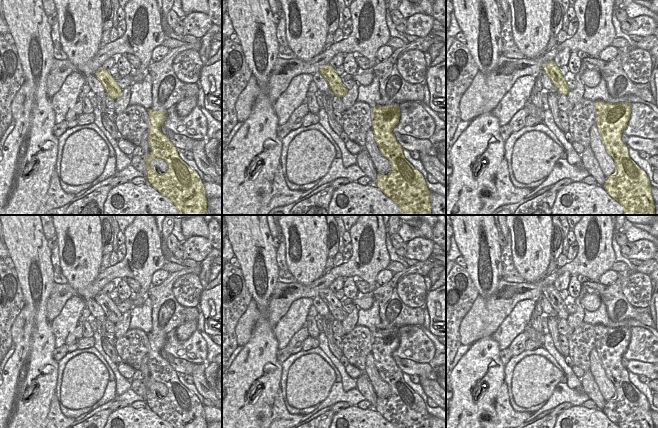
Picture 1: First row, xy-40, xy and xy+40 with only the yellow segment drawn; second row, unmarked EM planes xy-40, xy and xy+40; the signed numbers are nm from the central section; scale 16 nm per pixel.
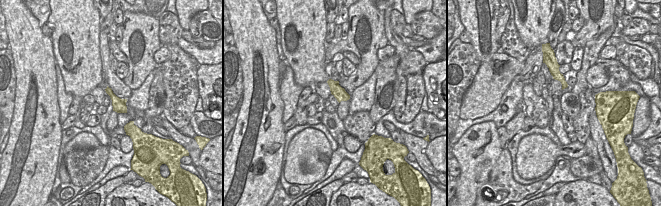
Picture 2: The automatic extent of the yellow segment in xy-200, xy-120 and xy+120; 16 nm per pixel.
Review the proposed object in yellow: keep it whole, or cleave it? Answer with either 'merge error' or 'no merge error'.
merge error

